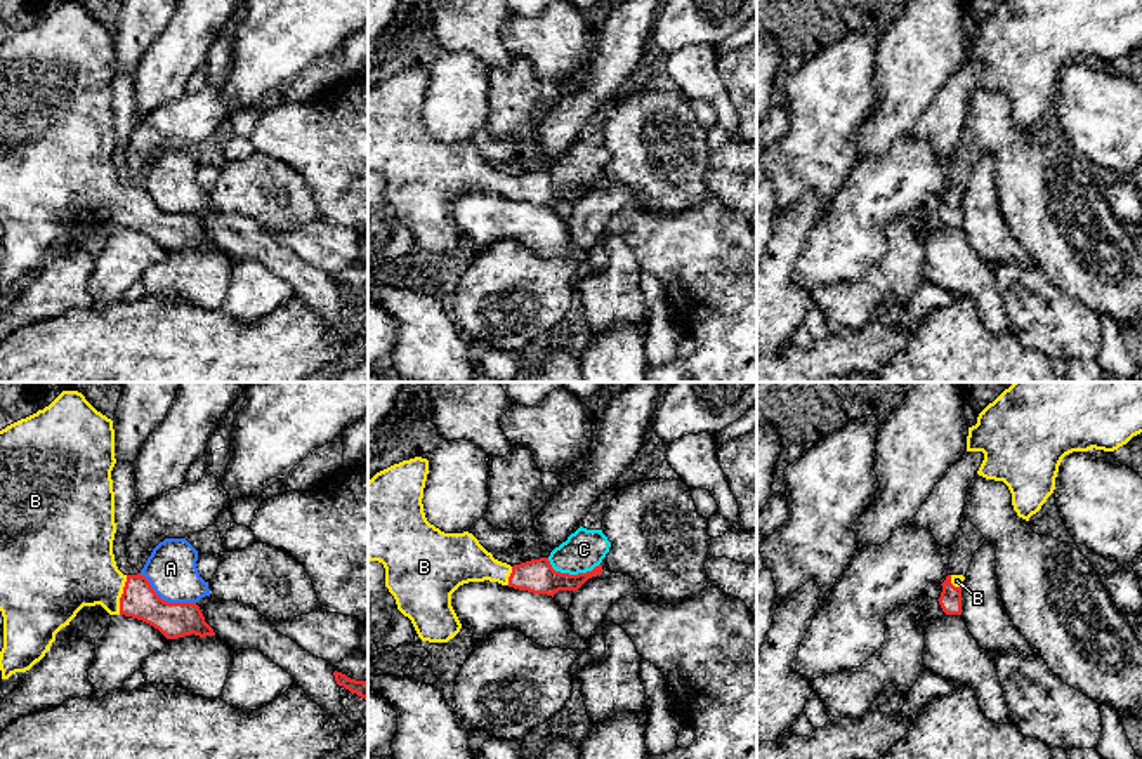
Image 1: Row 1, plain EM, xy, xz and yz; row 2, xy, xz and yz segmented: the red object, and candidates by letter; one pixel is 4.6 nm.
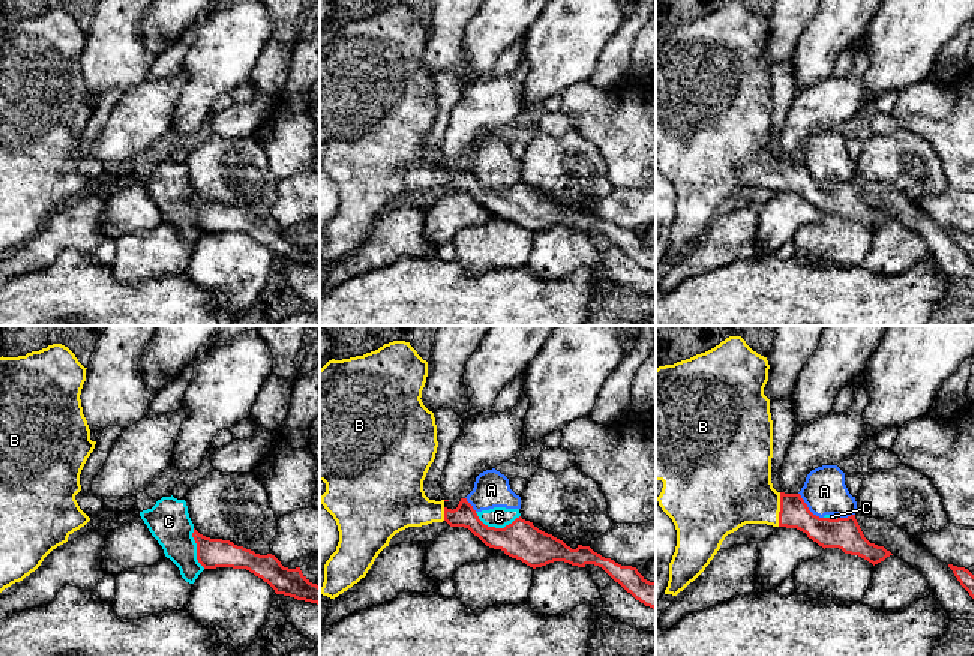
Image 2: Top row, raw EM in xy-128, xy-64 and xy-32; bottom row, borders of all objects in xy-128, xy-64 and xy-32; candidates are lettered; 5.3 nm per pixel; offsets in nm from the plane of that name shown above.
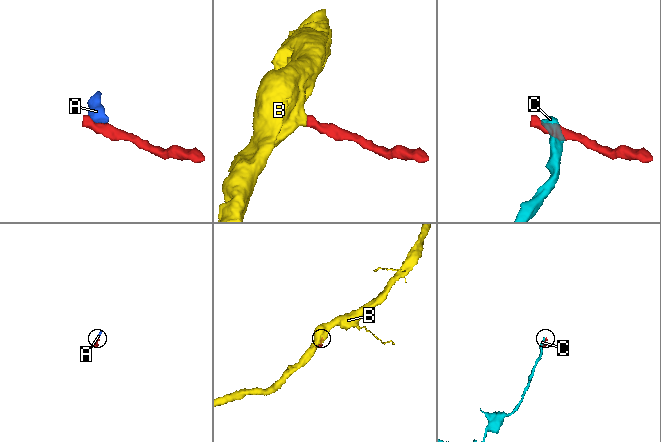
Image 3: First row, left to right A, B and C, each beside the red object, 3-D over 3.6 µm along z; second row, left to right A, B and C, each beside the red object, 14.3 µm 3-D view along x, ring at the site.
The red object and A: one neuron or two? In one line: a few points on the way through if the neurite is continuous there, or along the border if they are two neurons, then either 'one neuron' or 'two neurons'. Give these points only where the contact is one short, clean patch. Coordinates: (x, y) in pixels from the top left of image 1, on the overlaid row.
border along xy (139, 574), (164, 600), (195, 603); two neurons

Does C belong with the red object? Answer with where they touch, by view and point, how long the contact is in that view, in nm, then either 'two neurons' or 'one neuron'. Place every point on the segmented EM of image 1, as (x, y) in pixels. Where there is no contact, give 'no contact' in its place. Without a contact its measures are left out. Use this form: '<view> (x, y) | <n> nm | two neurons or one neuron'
xz (571, 575) | 260 nm | two neurons

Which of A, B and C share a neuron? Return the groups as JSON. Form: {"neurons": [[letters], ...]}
{"neurons": [["A", "C"], ["B"]]}

